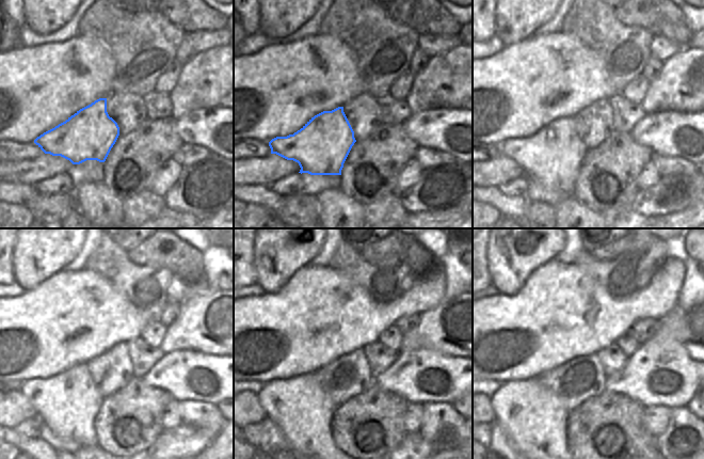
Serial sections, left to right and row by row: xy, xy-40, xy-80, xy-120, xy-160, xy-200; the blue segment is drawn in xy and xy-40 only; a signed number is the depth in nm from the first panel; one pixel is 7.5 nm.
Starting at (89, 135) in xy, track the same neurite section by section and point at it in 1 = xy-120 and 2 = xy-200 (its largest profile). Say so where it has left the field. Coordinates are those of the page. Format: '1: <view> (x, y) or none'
1: xy-120 (67, 404)
2: xy-200 (532, 417)

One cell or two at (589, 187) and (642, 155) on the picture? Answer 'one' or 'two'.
one

